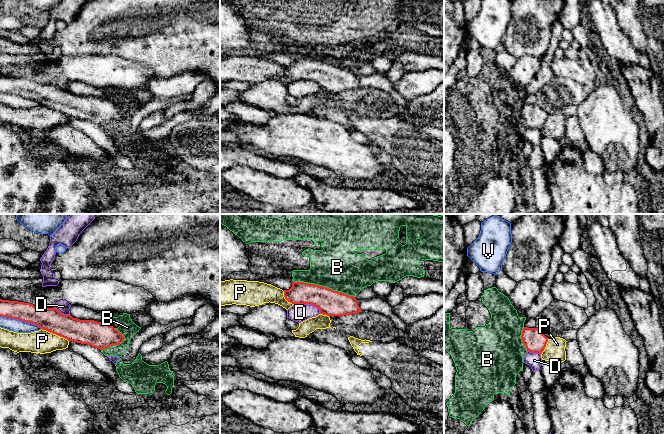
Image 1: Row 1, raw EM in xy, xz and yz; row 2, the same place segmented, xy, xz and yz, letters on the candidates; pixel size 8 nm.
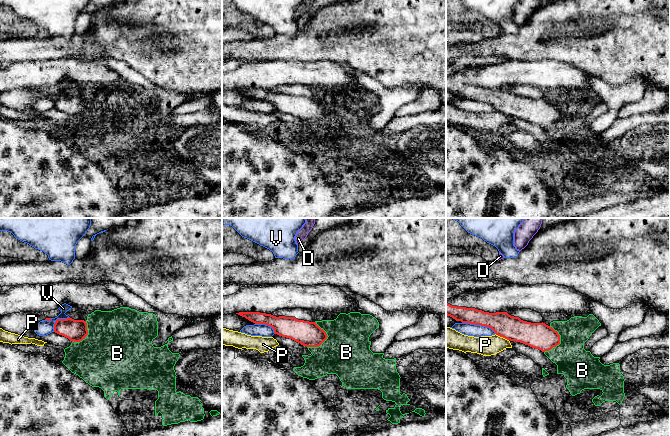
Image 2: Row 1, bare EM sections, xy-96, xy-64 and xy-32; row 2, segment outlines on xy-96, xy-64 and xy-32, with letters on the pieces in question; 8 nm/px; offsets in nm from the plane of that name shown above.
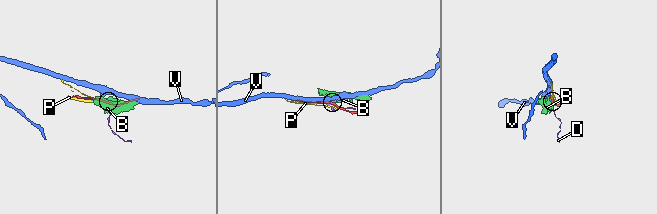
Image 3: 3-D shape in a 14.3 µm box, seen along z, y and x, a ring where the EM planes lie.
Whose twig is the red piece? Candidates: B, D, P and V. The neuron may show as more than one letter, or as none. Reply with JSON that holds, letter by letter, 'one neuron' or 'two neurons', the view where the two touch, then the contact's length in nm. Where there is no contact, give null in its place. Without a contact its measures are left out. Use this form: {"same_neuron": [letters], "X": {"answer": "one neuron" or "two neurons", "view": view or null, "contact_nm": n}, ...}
{"same_neuron": ["B"], "B": {"answer": "one neuron", "view": "xz", "contact_nm": 500}, "D": {"answer": "two neurons", "view": "xz", "contact_nm": 240}, "P": {"answer": "two neurons", "view": "xy", "contact_nm": 240}, "V": {"answer": "two neurons", "view": "xy", "contact_nm": 360}}

